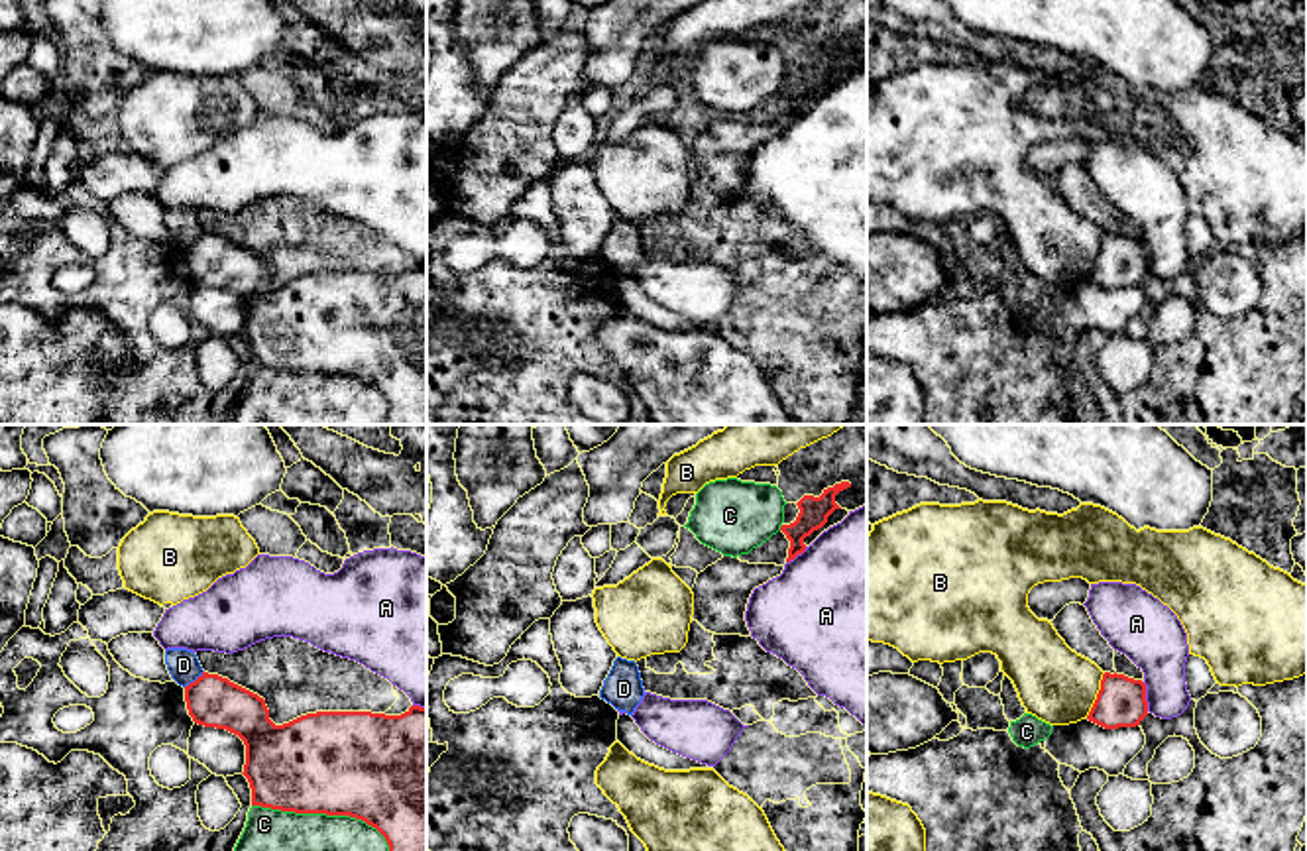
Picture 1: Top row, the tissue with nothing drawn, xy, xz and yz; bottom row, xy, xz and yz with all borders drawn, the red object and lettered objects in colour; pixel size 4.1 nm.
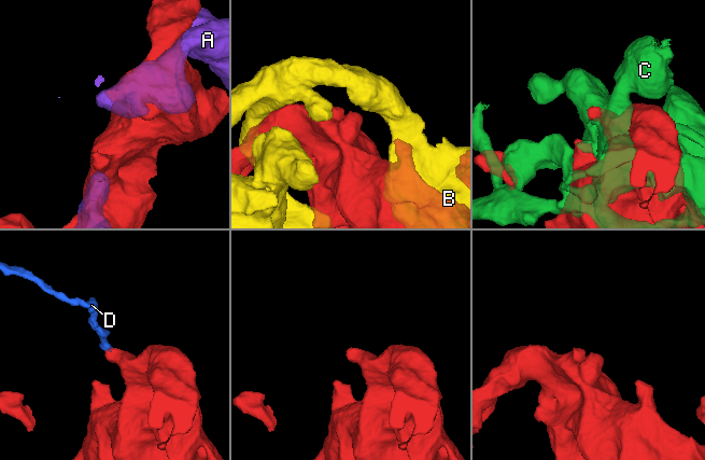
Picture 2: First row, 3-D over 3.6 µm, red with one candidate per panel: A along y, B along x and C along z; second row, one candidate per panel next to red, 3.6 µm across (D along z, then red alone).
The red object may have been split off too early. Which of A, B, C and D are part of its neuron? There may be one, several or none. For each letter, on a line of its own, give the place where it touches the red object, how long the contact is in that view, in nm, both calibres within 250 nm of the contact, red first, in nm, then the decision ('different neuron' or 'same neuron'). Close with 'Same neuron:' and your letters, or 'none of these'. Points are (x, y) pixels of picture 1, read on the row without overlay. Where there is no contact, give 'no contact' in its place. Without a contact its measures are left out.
A: yz (1144, 256) | 120 nm | 200/260 nm | different neuron
B: yz (1097, 254) | 200 nm | 200/320 nm | different neuron
C: xy (325, 372) | 600 nm | 440/420 nm | different neuron
D: xy (195, 240) | 110 nm | 200/130 nm | different neuron
Same neuron: none of these

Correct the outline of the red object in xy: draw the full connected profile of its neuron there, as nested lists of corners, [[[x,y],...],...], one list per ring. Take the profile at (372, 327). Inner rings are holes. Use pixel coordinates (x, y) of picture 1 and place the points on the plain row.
[[[208,232],[185,246],[185,261],[195,283],[226,289],[244,301],[246,324],[242,334],[252,348],[252,366],[362,379],[375,387],[389,405],[383,425],[426,425],[426,267],[411,265],[401,275],[316,271],[275,285],[263,257]]]

